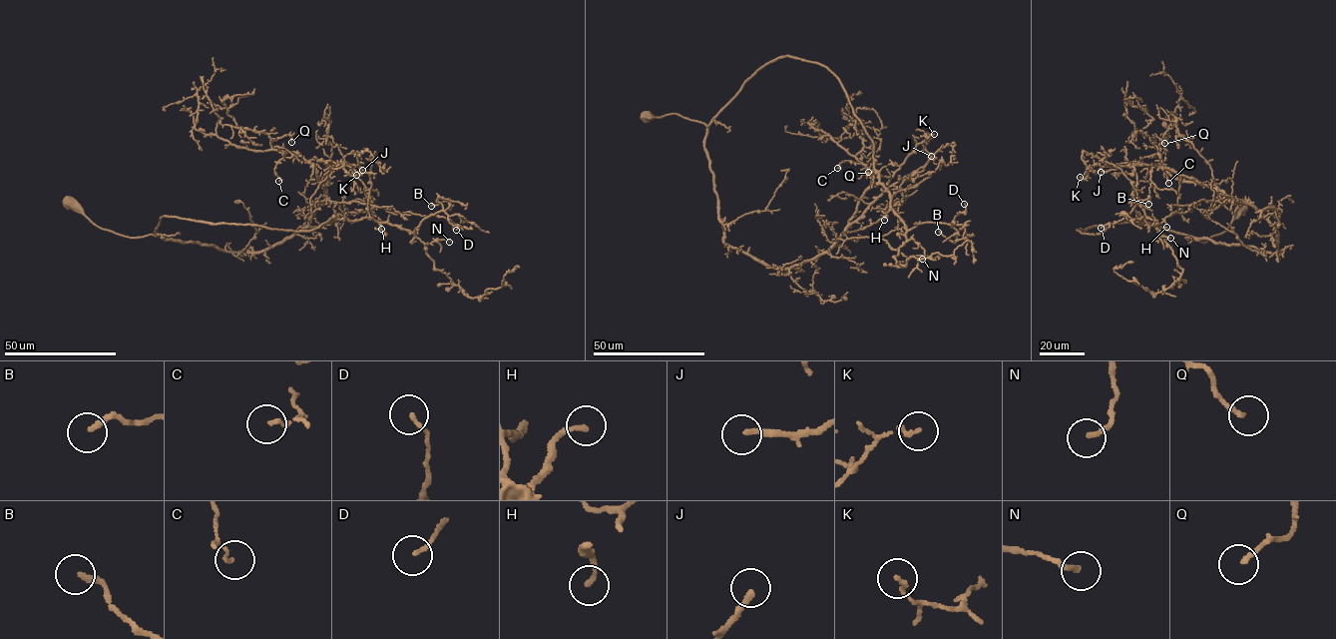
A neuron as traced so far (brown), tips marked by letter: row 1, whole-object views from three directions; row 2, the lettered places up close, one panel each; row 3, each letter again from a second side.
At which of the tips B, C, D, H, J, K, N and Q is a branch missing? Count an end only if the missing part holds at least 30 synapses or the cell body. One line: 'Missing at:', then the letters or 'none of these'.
Missing at: J

